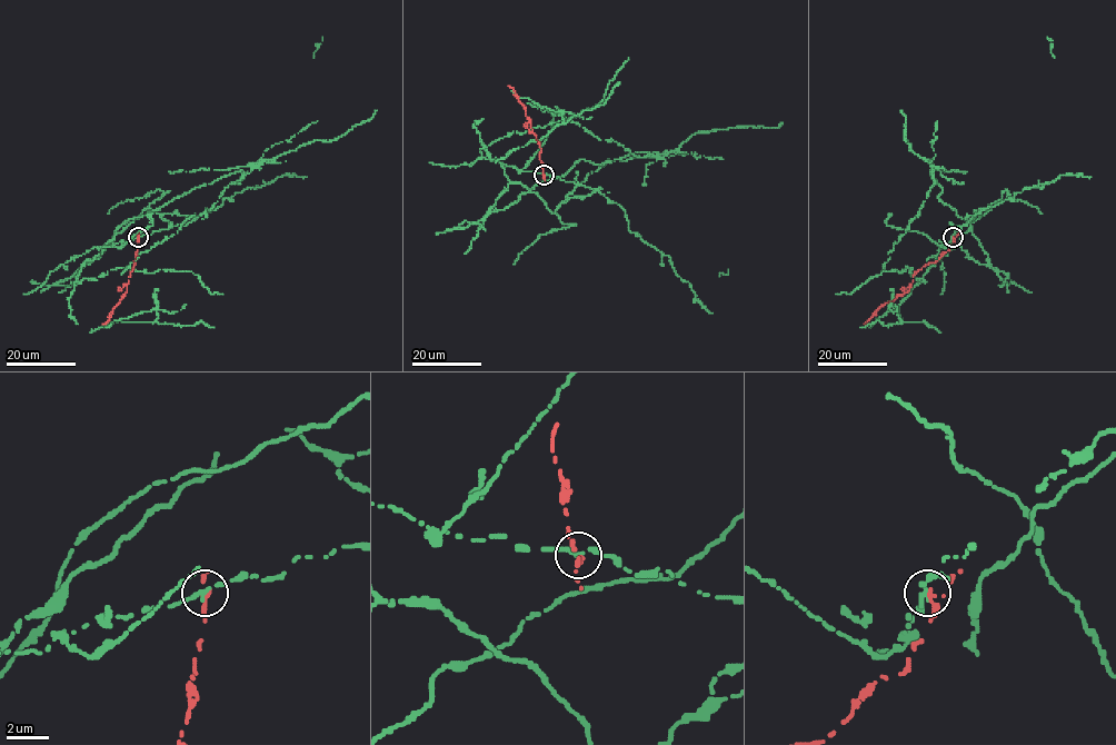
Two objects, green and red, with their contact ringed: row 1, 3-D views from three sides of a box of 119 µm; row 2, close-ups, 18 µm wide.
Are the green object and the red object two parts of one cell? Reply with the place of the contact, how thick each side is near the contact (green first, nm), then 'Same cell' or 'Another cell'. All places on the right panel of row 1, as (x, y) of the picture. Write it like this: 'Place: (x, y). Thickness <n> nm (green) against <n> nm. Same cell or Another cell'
Place: (953, 237). Thickness 220 nm (green) against 280 nm. Another cell

